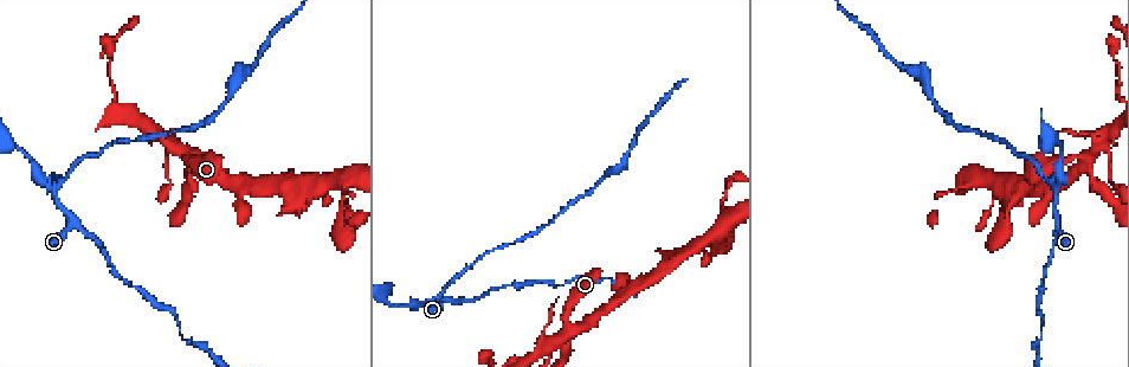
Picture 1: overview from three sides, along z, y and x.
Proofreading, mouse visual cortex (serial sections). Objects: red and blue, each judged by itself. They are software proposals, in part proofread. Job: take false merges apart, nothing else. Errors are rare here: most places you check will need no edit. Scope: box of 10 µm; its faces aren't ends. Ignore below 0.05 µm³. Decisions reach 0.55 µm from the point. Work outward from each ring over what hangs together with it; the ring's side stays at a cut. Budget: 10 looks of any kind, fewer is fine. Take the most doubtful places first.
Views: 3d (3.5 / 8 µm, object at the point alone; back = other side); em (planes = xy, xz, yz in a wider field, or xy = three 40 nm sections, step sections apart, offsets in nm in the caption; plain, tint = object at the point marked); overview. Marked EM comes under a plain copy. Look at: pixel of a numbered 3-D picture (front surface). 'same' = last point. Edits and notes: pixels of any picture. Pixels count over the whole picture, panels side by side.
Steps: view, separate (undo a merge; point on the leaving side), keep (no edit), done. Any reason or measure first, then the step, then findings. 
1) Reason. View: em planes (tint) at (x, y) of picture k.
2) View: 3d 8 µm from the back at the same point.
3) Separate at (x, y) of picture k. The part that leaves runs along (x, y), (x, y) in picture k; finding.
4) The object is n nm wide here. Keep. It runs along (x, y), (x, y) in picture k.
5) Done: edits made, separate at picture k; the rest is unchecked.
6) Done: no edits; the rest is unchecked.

Abrupt turn. View: 3d 8 µm at (56, 191) of picture 1.

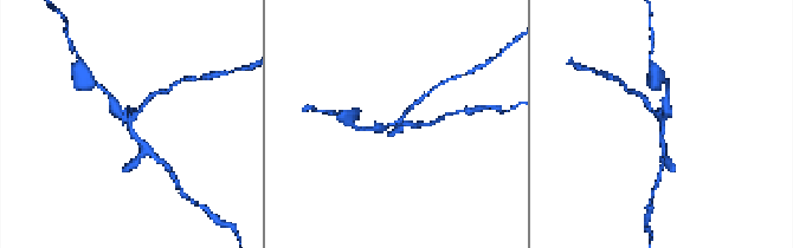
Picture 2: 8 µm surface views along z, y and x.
Shape alone is not enough. View: em planes (tint) at the same point.

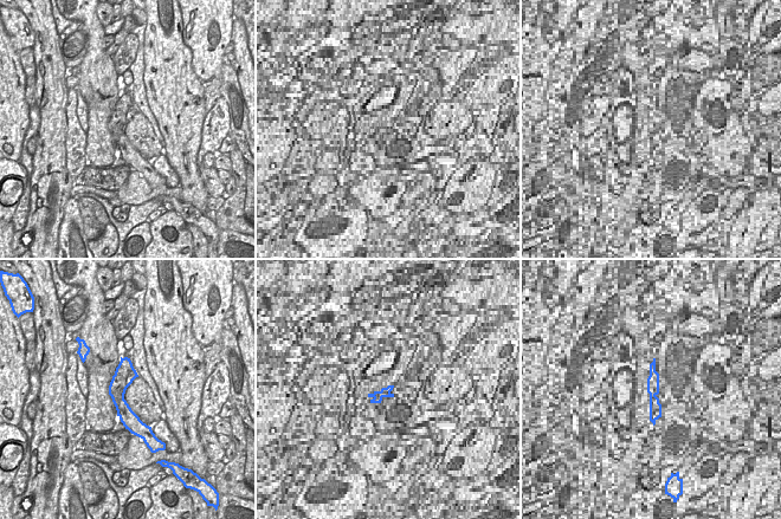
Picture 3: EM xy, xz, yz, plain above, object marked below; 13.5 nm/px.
The arms are 150, 200, 250 nm wide. Separate at (648, 104) of picture 2. The part that leaves runs along (662, 132), (661, 116), (642, 96) in picture 2; a second cell is stuck on.

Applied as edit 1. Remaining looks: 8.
View: overview.

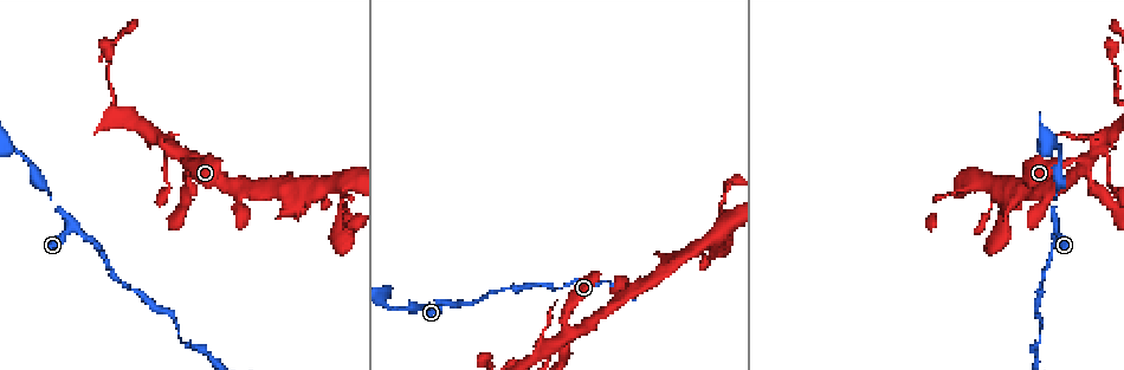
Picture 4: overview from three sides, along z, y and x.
Sharp bend. View: 3d 3.5 µm at (573, 332) of picture 4.

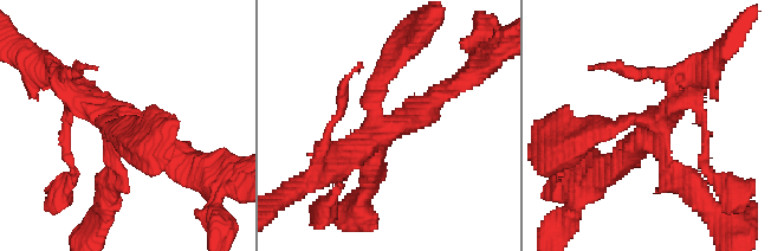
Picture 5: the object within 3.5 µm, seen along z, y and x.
4 arms meet here; the arms are 200, 250, 300, 350 nm wide; need the tissue. View: em xy step 2 (tint) at (383, 127) of picture 5.

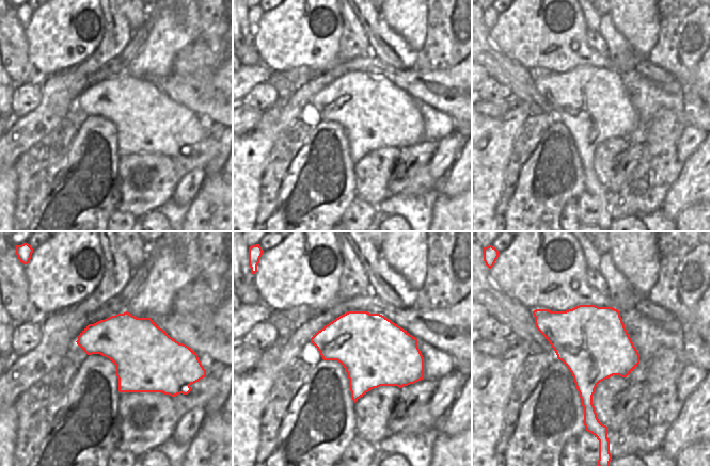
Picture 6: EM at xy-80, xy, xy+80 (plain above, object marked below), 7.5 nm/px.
Keep. Continuous, no second cell.

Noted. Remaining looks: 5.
Side arm on a straight run. View: 3d 8 µm at (717, 237) of picture 4.

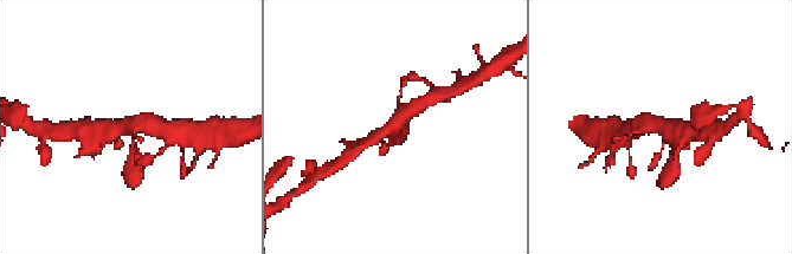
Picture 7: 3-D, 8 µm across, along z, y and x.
Now the EM. View: em xy step 5 (tint) at the same point.

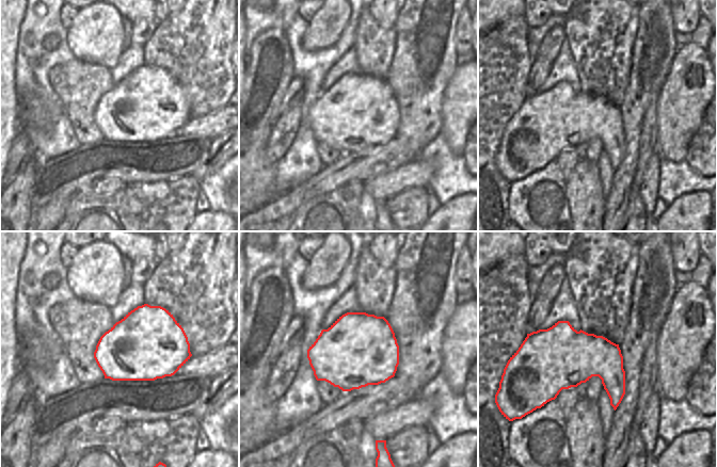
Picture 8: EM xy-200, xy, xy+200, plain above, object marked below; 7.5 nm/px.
Keep. It runs along (366, 143), (419, 104) in picture 7; all the same cell.

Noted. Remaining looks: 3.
A narrow waist. View: 3d 8 µm at (178, 338) of picture 4.

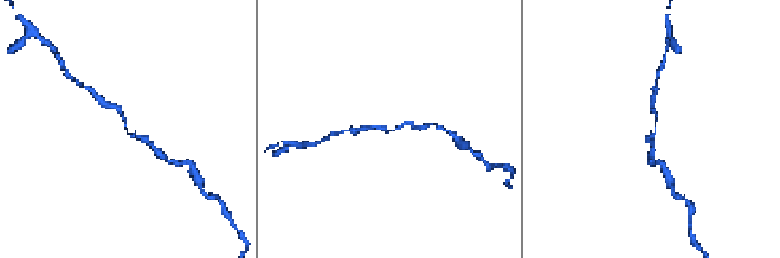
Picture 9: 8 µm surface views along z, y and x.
Zoom in. View: 3d 3.5 µm at the same point.

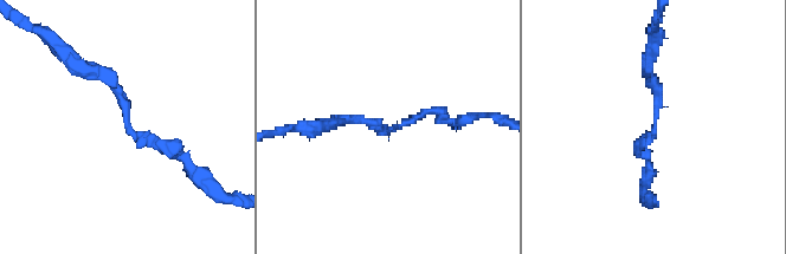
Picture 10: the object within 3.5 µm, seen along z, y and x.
The arms are 150, 150 nm wide; shape alone is not enough. View: em xy step 1 (tint) at (127, 118) of picture 10.

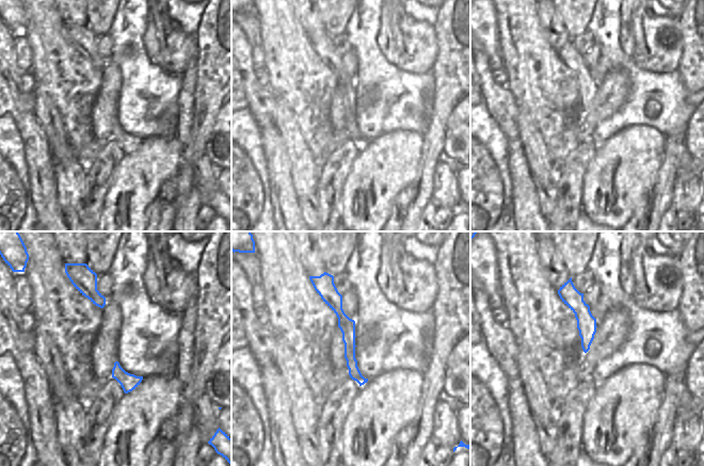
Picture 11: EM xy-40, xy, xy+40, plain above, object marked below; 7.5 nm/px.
Keep. It runs along (326, 285), (362, 381) in picture 11; one cell here.

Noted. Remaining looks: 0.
Done: edits made, separate at picture 2; the rest is unchecked.

